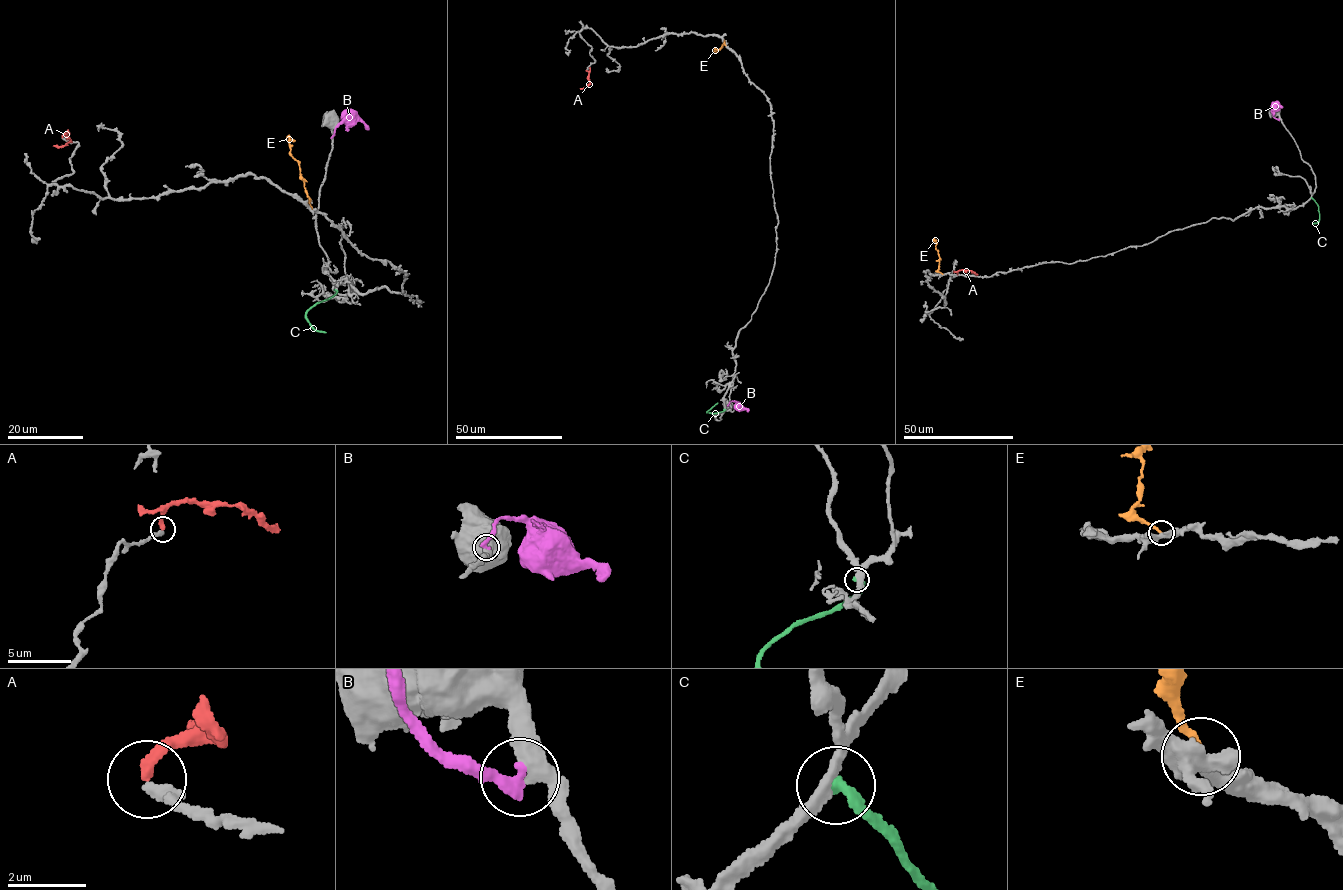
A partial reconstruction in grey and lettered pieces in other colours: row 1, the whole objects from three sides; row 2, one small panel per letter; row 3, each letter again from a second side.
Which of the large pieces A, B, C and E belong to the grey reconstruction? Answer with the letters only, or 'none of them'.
A

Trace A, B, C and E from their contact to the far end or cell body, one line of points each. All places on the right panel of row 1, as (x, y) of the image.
A: (957, 275), (959, 270), (968, 270), (977, 275)
B: (1279, 119), (1272, 111), (1278, 105), (1282, 107)
C: (1311, 197), (1319, 214), (1319, 221), (1313, 223)
E: (942, 274), (938, 270), (939, 256), (934, 238)

